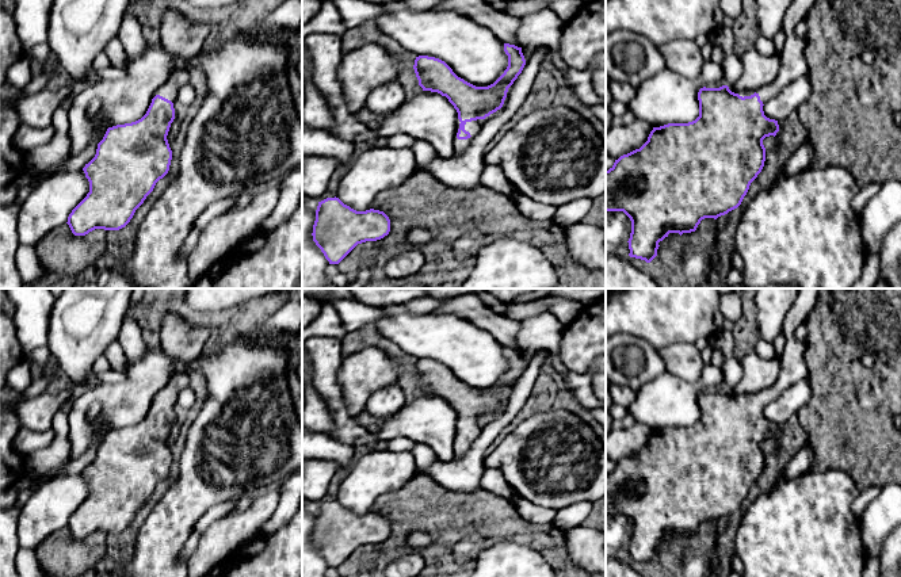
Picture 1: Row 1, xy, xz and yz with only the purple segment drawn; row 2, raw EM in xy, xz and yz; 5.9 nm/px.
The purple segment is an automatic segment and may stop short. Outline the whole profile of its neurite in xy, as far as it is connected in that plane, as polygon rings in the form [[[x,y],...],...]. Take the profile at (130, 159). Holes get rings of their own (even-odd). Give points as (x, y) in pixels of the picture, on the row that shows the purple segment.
[[[173,8],[164,12],[160,47],[173,57],[175,68],[169,79],[153,93],[146,114],[135,122],[108,127],[98,144],[95,157],[83,168],[89,181],[89,192],[72,210],[66,222],[75,236],[85,236],[95,229],[125,228],[156,183],[168,173],[172,150],[167,135],[175,119],[173,104],[179,89],[190,84],[191,72],[186,69],[187,61],[203,49],[209,34],[210,26],[206,23],[191,22]]]

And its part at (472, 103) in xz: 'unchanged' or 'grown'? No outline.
grown

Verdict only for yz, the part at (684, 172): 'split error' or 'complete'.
split error

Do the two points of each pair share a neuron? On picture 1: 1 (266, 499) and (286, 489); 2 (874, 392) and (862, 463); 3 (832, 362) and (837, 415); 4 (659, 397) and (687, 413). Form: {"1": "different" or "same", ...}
{"1": "different", "2": "same", "3": "same", "4": "same"}

